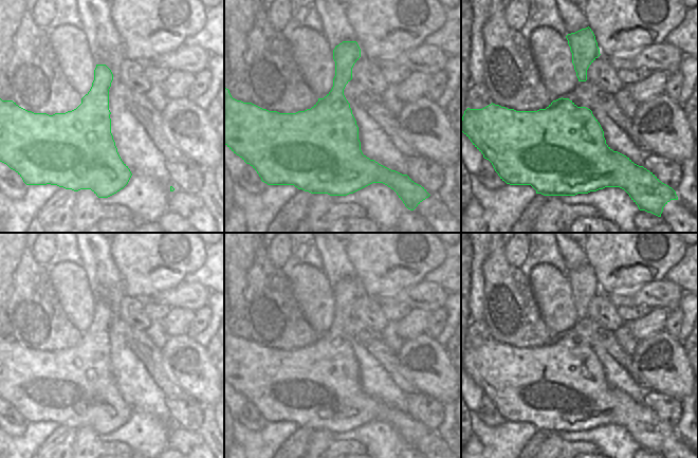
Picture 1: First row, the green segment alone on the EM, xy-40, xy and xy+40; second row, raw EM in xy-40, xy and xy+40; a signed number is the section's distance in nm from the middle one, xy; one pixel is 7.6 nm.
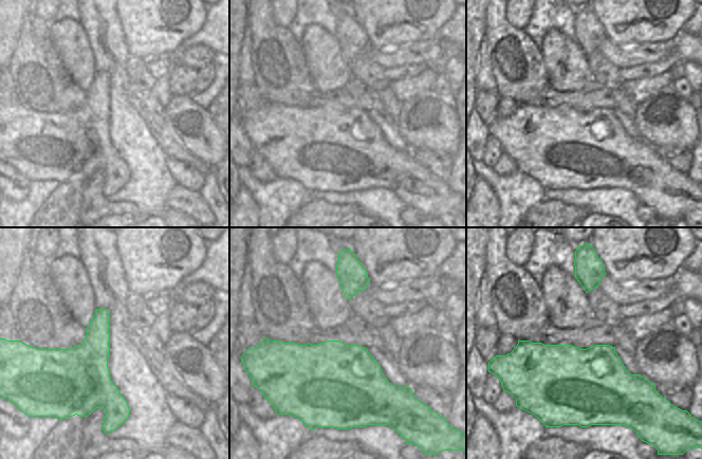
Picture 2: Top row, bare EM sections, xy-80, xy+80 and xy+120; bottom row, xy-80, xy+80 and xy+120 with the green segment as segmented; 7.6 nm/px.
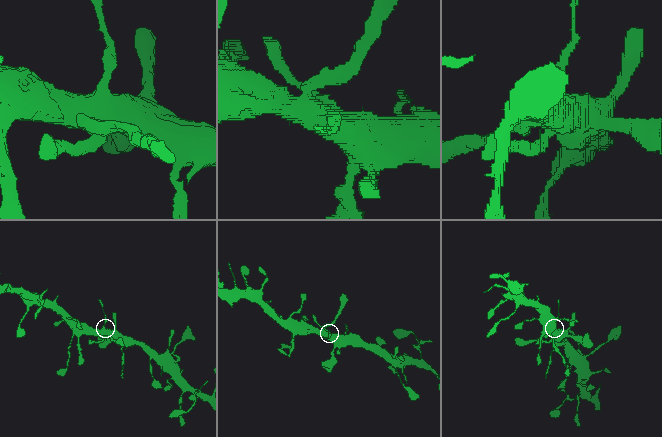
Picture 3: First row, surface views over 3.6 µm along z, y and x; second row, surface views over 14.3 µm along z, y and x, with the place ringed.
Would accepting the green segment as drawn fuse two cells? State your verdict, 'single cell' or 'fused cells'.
single cell

